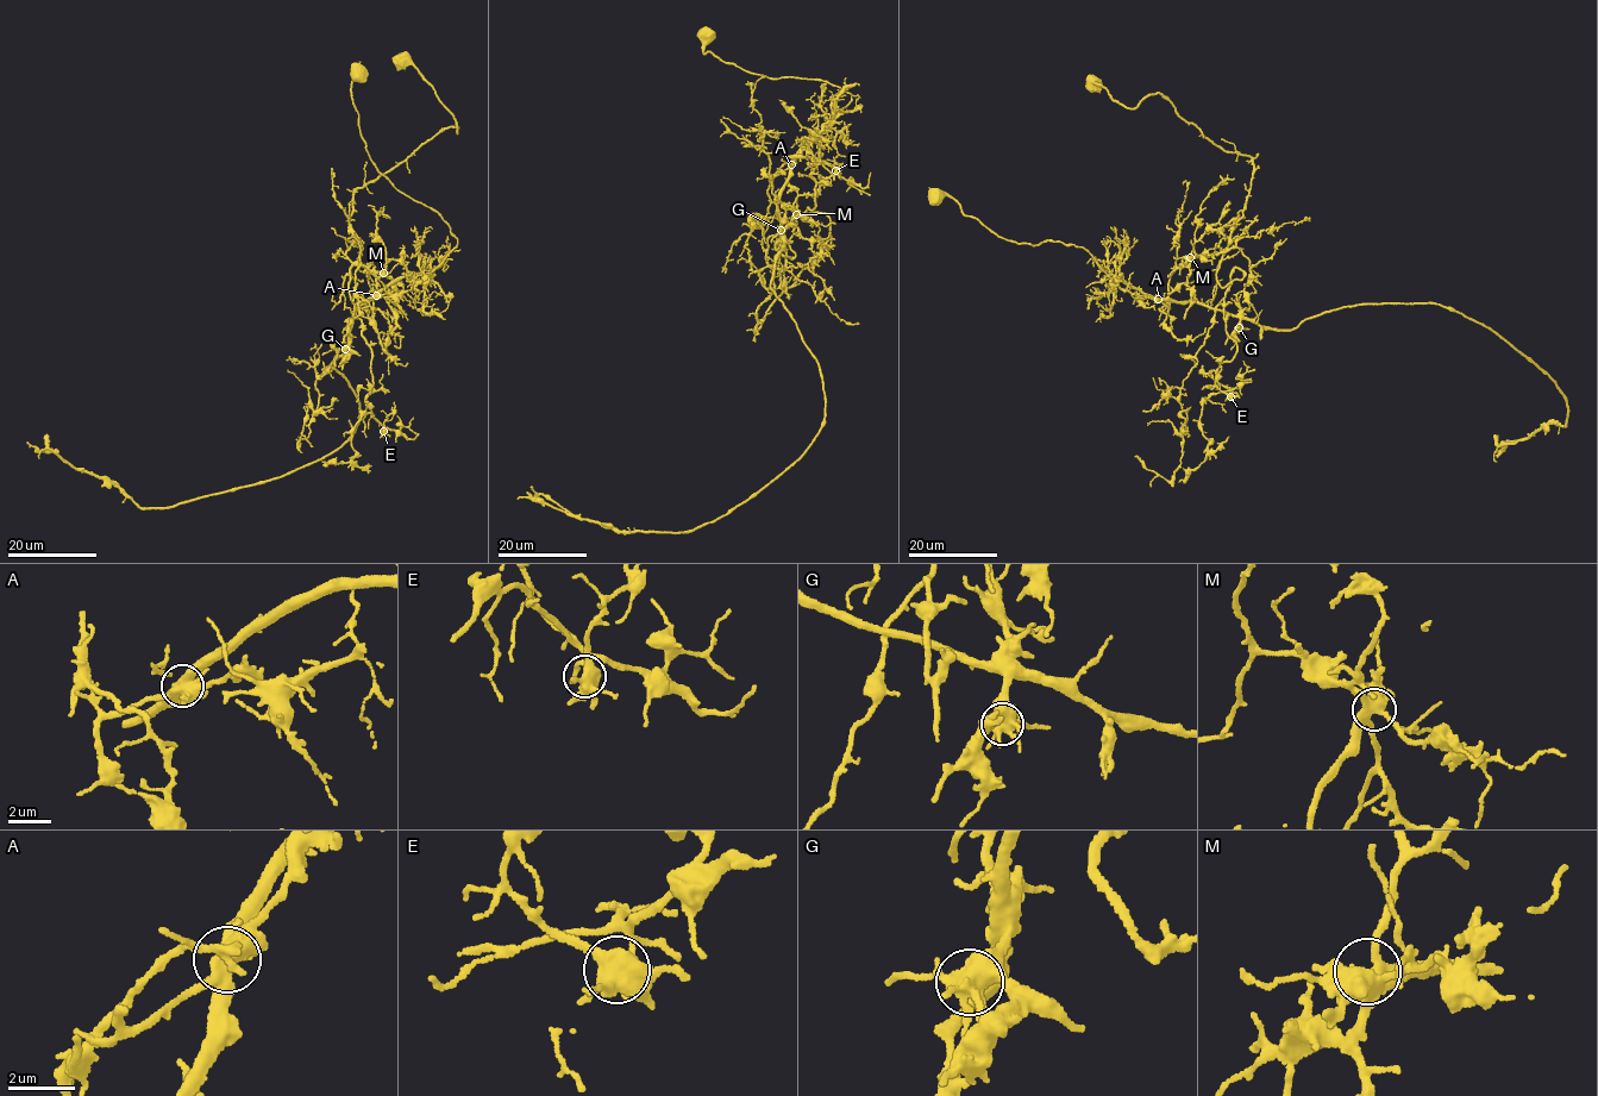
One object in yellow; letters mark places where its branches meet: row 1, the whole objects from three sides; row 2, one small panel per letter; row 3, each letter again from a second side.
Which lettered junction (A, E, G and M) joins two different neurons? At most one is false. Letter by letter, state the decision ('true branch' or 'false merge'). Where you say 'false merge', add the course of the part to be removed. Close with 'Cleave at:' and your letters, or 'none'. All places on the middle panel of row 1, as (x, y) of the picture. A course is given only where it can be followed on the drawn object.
A: false merge | (791, 164), (770, 286), (818, 364), (825, 401), (801, 458), (725, 514), (672, 532), (625, 532), (516, 499)
E: true branch
G: true branch
M: true branch
Cleave at: A

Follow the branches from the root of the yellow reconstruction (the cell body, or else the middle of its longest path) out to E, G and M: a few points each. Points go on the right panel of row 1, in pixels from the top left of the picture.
E: (934, 195), (1010, 240), (1082, 246), (1155, 298), (1223, 299), (1236, 352), (1216, 379), (1230, 396)
G: (934, 195), (953, 198), (962, 213), (998, 236), (1082, 246), (1108, 275), (1155, 298), (1229, 312), (1239, 327)
M: (934, 195), (951, 195), (962, 213), (1010, 240), (1082, 246), (1108, 275), (1167, 308), (1172, 271), (1190, 257)

